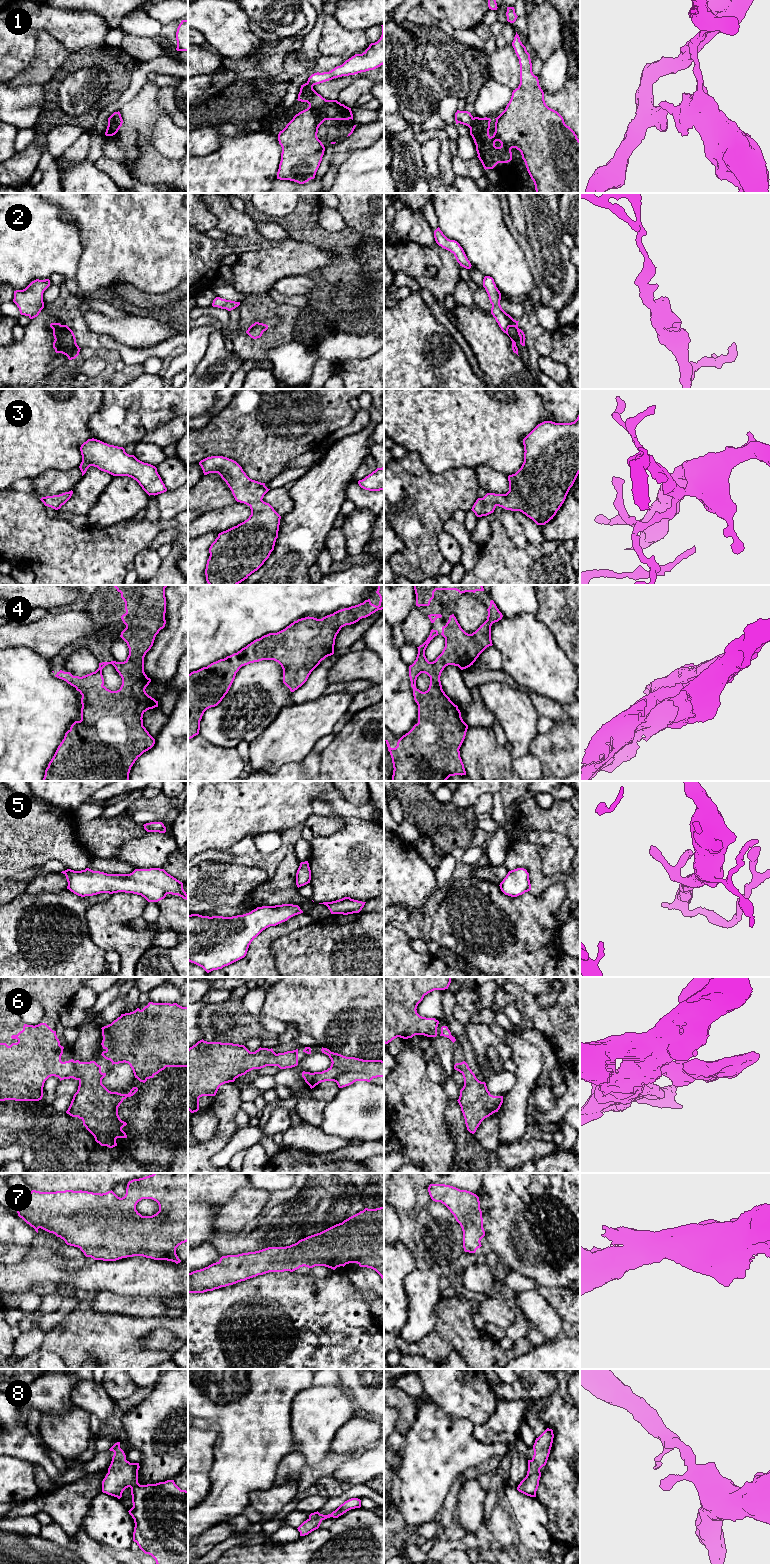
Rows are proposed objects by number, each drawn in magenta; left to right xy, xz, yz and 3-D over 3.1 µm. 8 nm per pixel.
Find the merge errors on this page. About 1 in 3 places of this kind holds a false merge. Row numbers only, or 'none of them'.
1

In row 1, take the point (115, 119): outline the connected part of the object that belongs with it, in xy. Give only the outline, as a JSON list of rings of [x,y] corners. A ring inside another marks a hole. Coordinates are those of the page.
[[[114,112],[109,118],[108,118],[108,123],[110,123],[114,130],[115,133],[118,132],[118,130],[120,129],[120,127],[122,126],[123,120],[121,117],[120,112]]]

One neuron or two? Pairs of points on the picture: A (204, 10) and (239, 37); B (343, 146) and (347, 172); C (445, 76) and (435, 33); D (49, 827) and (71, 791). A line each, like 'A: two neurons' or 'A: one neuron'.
A: one neuron
B: two neurons
C: two neurons
D: two neurons

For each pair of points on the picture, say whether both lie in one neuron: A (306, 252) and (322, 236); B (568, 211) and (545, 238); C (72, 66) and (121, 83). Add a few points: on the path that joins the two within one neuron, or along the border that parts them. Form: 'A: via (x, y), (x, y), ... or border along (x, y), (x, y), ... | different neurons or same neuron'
A: border along (291, 237), (312, 242), (328, 250), (333, 257) | different neurons
B: border along (558, 203), (561, 223), (565, 230) | different neurons
C: via (85, 61), (102, 61), (111, 70) | same neuron

